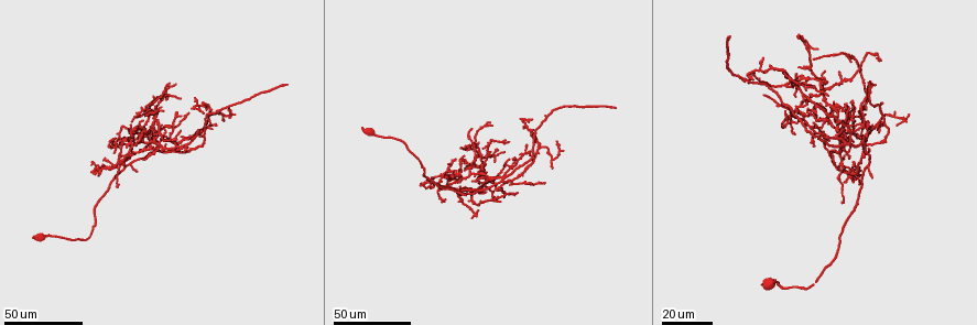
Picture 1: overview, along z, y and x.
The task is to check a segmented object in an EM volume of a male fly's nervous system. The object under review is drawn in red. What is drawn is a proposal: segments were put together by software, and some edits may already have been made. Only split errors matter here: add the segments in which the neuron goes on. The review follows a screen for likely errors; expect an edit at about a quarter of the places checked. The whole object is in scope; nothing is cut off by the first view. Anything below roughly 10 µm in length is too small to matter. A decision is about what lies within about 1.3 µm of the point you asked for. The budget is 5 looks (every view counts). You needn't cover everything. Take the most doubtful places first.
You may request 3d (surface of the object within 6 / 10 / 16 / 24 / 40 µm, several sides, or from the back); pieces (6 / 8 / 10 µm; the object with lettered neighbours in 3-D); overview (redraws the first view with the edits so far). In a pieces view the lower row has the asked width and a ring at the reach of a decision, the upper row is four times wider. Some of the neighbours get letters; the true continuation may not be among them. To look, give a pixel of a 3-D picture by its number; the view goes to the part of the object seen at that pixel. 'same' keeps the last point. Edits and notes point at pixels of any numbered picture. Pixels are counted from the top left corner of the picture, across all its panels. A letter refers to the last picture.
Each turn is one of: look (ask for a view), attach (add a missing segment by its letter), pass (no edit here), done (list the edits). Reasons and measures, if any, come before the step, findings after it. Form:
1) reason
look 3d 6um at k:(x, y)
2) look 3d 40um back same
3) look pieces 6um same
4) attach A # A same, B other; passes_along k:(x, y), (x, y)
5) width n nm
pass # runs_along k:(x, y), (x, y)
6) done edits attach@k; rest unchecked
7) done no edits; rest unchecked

long arm stops here
look 3d 24um at 1:(729, 38)

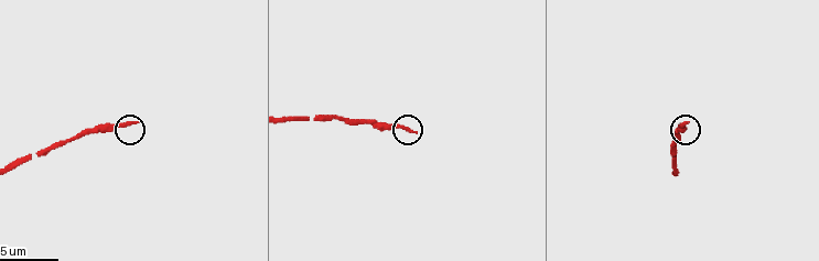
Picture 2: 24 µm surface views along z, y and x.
look pieces 8um at 2:(415, 132)

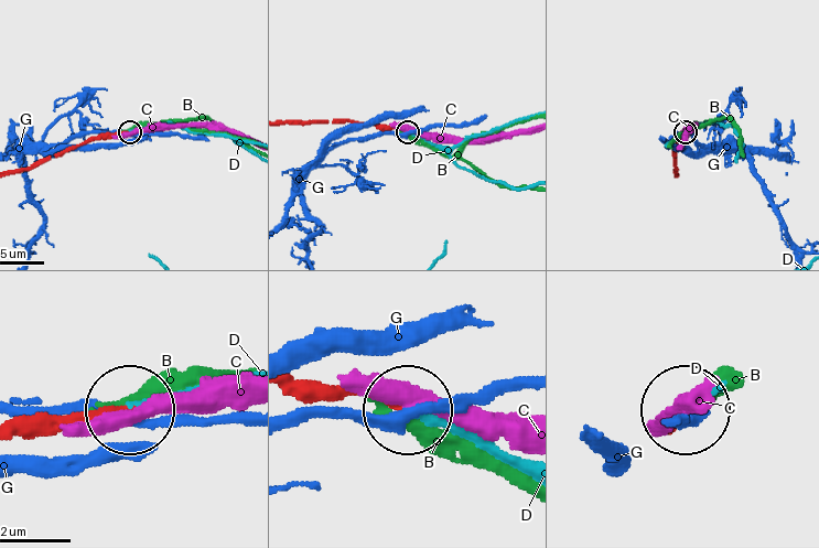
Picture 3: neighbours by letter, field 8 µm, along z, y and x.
attach D # B other, C other, D same, G other; passes_along 3:(306, 384), (384, 395), (526, 460); it goes on there

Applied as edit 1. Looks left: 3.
look 3d 40um at 1:(800, 111)

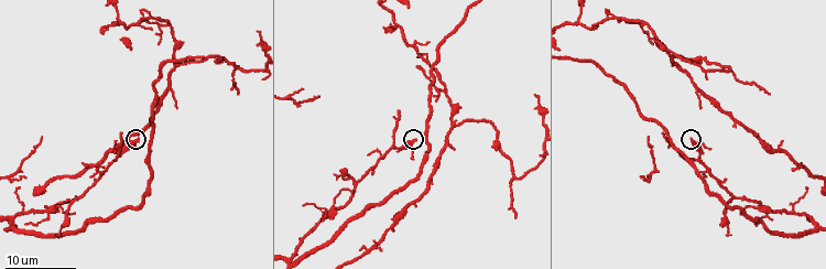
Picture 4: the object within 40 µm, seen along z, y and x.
look 3d 10um at 4:(413, 139)

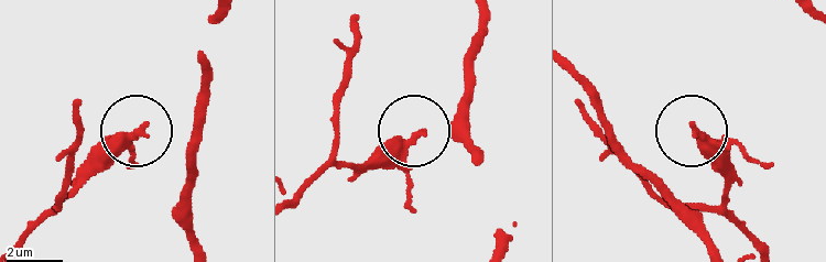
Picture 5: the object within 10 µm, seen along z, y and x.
look pieces 6um at 5:(139, 128)

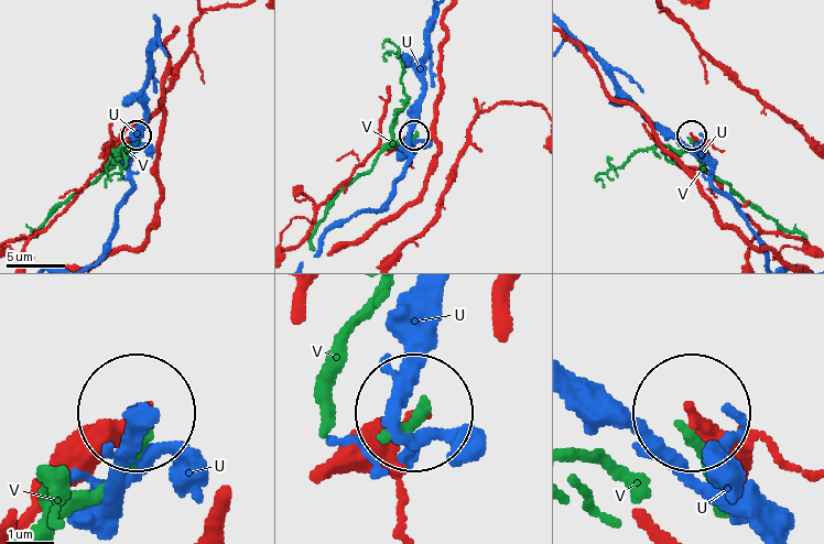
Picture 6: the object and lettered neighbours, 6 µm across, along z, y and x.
width 230 nm
pass # U other, V other; runs_along 6:(295, 247), (316, 208), (355, 170), (413, 136); none of them fits

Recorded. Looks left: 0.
done edits attach@3; rest unchecked

